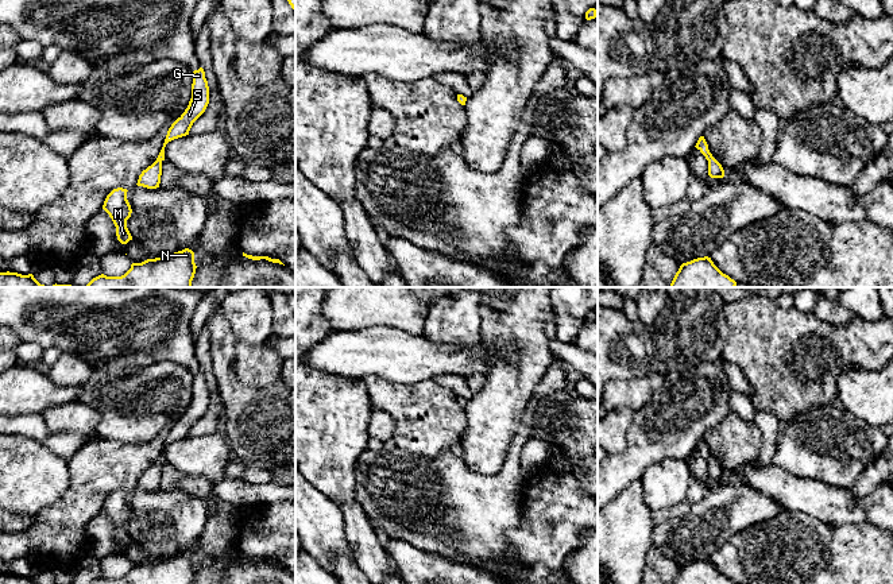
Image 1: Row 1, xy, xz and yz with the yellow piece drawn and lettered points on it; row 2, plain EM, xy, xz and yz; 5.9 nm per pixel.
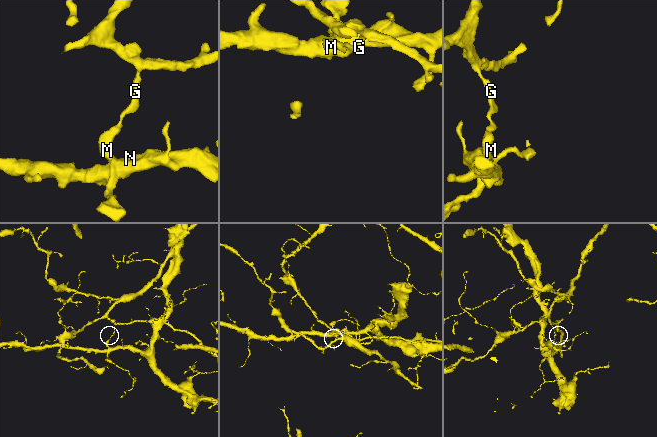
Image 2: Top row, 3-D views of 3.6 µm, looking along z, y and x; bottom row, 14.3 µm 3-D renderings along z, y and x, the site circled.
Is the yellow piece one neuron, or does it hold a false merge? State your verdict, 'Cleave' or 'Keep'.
Cleave

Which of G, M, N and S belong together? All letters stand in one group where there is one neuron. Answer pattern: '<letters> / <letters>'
G S / M N

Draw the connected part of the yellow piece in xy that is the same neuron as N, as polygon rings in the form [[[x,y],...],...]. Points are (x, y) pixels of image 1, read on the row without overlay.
[[[185,550],[169,558],[132,565],[121,579],[101,576],[90,584],[192,584],[196,571],[194,554]]]

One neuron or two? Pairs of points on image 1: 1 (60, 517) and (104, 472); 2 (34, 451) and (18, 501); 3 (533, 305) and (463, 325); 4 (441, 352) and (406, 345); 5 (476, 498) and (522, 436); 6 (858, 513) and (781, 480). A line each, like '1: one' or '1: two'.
1: one
2: one
3: two
4: one
5: one
6: one

